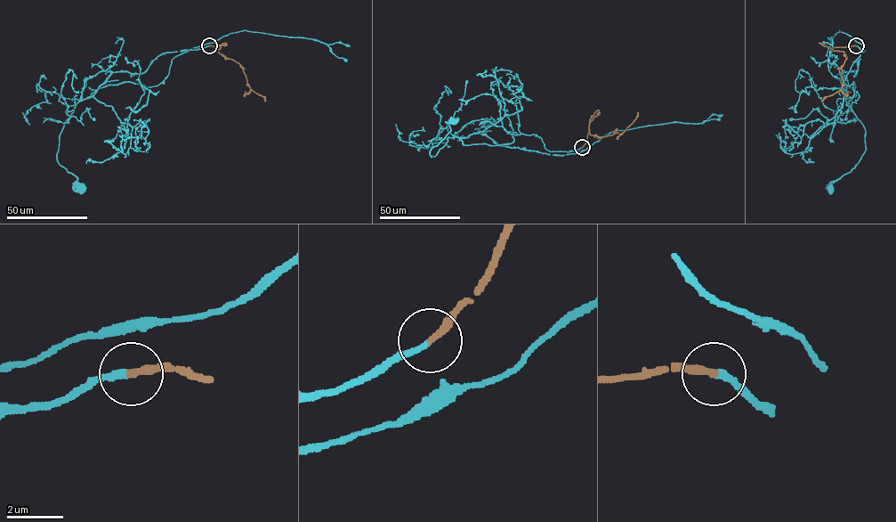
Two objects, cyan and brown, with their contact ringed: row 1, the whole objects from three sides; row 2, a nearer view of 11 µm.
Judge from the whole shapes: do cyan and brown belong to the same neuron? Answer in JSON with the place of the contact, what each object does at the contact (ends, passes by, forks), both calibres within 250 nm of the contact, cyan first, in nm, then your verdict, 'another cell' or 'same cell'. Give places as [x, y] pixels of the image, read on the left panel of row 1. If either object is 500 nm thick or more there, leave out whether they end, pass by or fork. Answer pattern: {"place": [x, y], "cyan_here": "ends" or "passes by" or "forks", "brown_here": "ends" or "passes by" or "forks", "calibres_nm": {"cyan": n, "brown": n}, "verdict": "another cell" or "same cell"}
{"place": [209, 45], "cyan_here": "ends", "brown_here": "ends", "calibres_nm": {"cyan": 200, "brown": 240}, "verdict": "same cell"}

